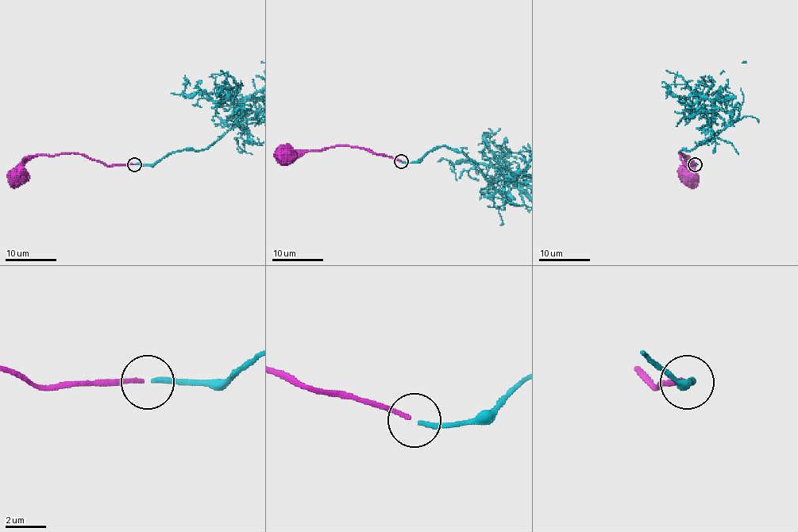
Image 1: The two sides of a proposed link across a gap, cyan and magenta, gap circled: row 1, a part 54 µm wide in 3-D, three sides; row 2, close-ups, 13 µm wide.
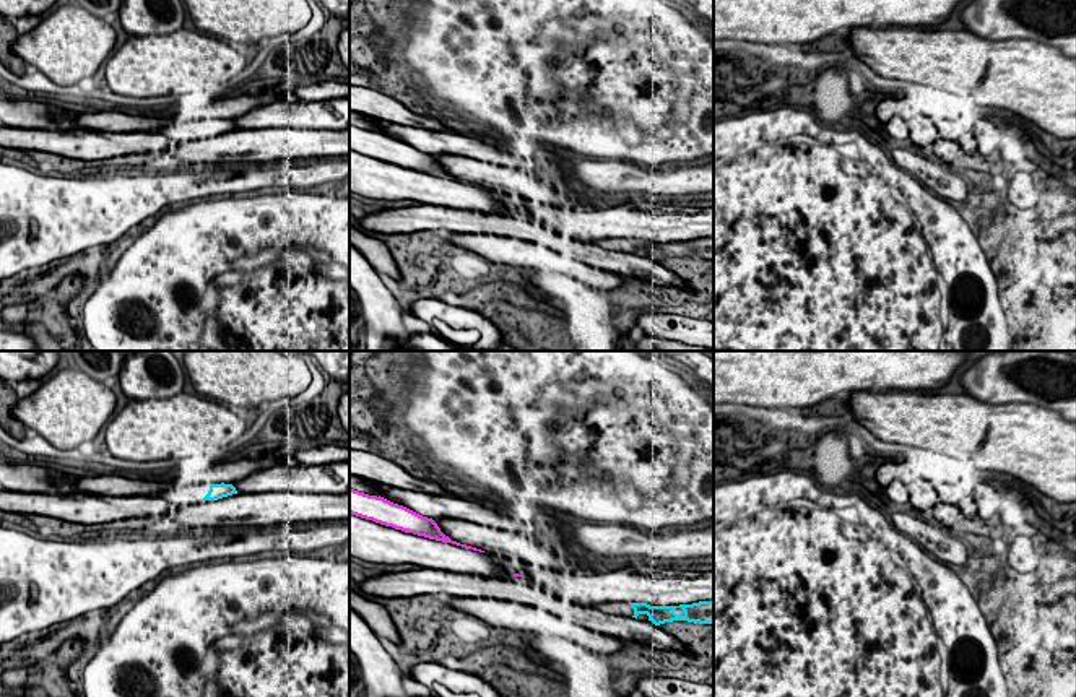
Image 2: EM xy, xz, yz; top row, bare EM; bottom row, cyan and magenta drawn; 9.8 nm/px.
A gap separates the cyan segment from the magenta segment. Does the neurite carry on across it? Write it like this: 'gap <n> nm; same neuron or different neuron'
gap 1100 nm; same neuron

